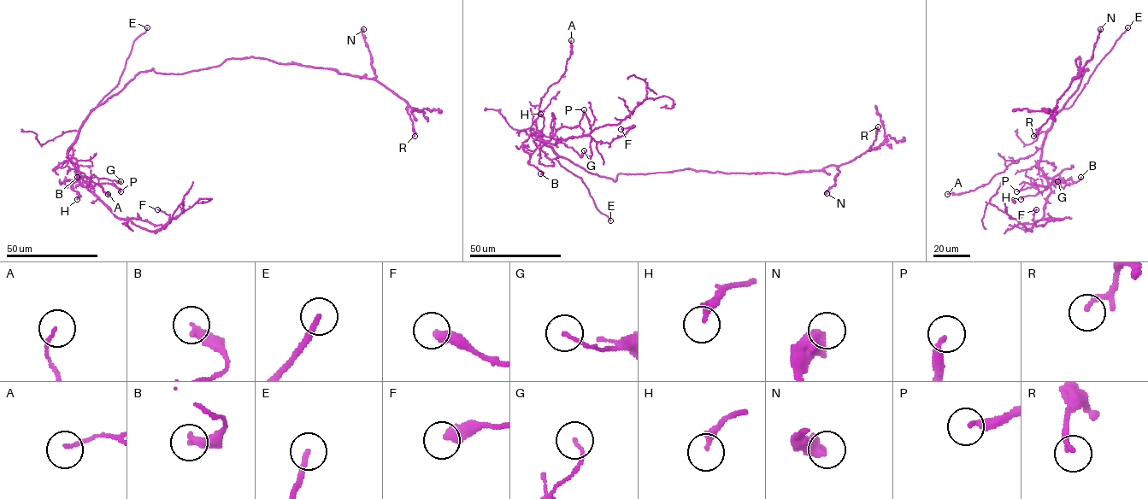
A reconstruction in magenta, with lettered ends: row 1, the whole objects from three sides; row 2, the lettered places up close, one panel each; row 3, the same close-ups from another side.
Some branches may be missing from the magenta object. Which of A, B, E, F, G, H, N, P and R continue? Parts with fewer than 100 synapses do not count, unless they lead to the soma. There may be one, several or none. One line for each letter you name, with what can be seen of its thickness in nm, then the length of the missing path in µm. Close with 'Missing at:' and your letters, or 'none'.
E: 240 nm thick; about 20 µm are missing
Missing at: E

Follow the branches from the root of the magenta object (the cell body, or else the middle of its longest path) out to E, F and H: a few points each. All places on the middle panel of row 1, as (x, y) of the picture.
E: (604, 177), (591, 173), (565, 158), (556, 158), (562, 166), (581, 179), (597, 208), (610, 220)
F: (604, 177), (560, 157), (532, 134), (537, 132), (552, 143), (587, 135), (609, 143), (634, 126), (621, 129)
H: (604, 177), (560, 157), (532, 135), (535, 132), (540, 137), (537, 145), (534, 141), (544, 127), (540, 114)

